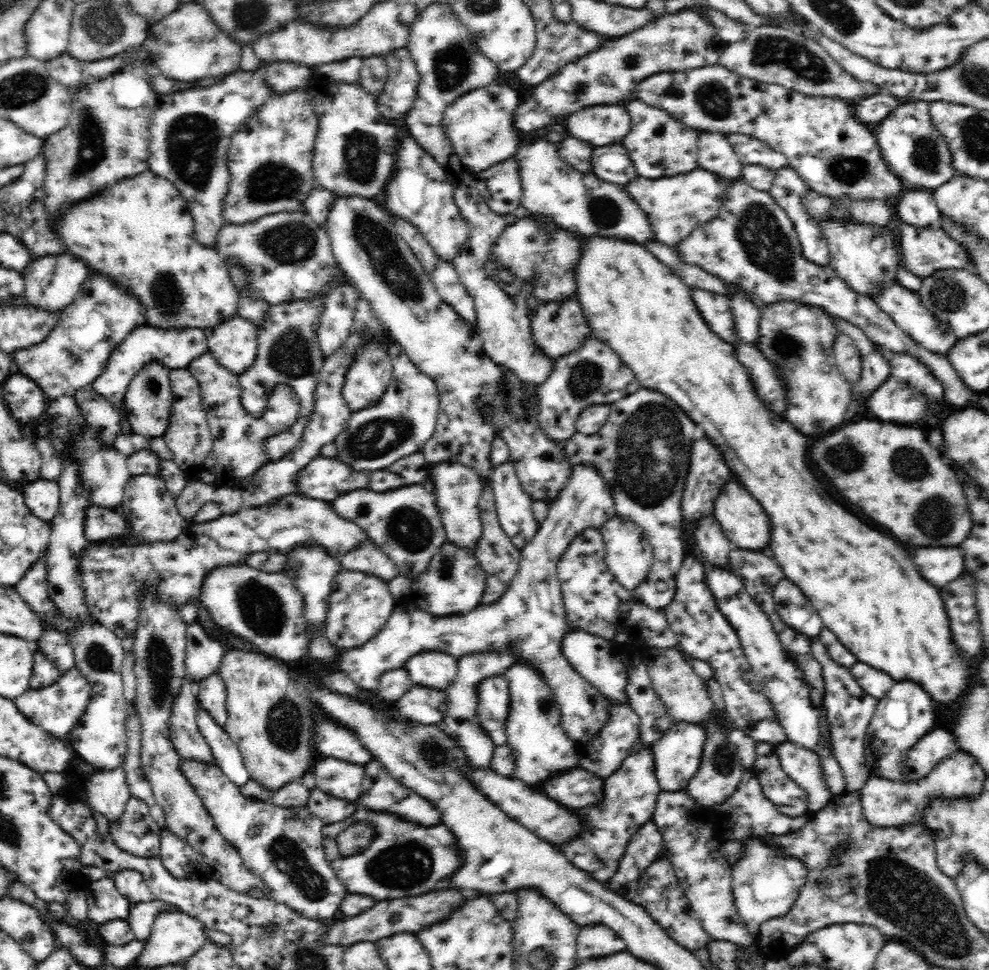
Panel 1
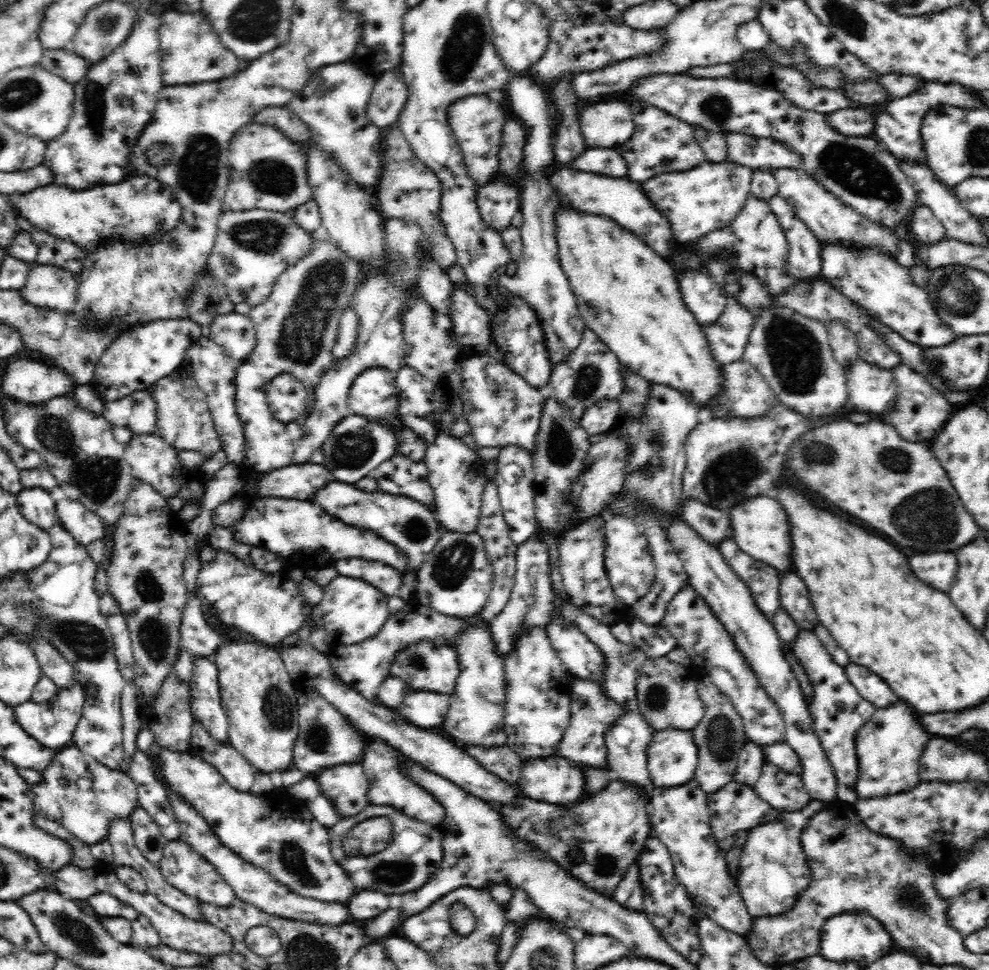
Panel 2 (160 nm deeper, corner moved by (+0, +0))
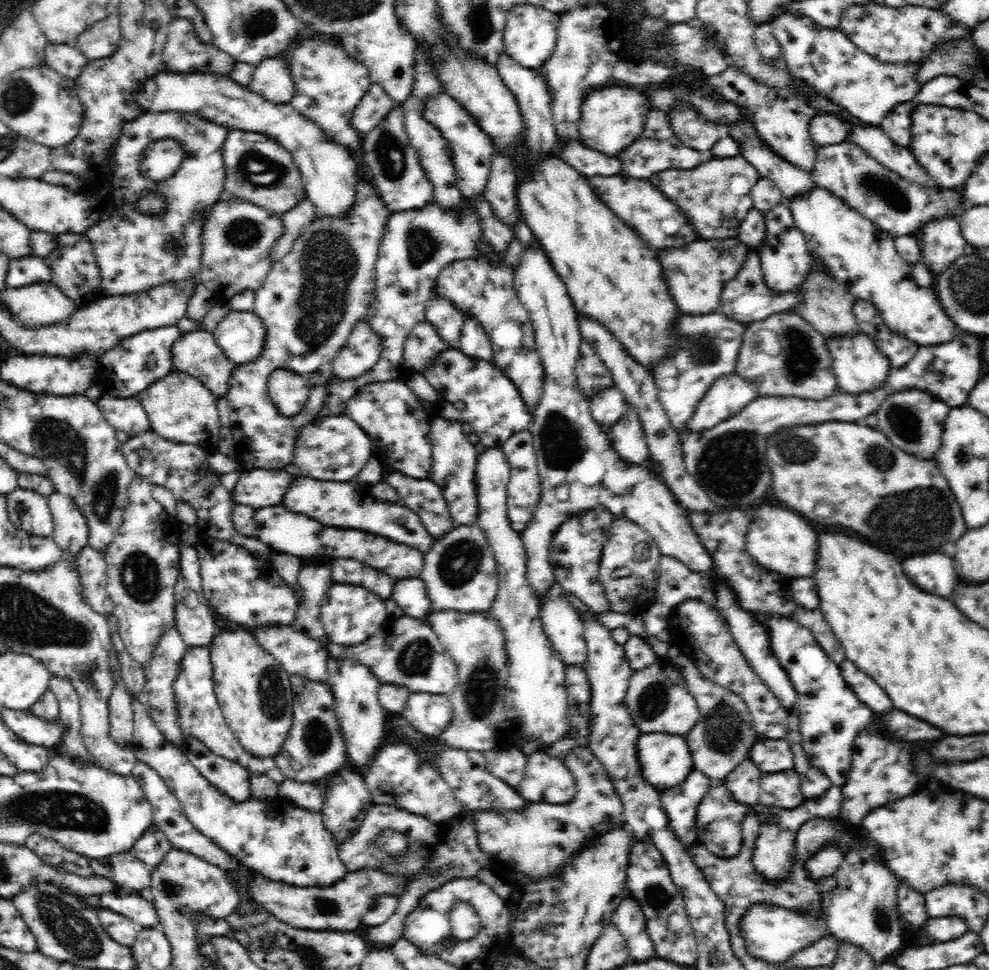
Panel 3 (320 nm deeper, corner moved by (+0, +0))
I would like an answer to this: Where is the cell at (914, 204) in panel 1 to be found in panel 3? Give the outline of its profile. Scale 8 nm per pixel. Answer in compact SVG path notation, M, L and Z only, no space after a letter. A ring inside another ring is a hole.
M954 218L927 222L920 234L921 262L934 275L942 274L959 256L970 255L971 246L962 237L961 227Z

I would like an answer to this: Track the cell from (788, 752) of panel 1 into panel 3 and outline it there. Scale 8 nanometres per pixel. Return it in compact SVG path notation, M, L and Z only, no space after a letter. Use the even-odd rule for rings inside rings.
M761 738L750 749L749 759L763 773L782 772L794 768L794 755L790 743L785 738Z

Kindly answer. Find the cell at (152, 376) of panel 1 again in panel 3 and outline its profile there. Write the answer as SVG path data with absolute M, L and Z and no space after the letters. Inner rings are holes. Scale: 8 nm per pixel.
M103 396L97 405L104 418L116 429L127 432L130 437L141 435L151 430L150 419L138 399L114 398Z

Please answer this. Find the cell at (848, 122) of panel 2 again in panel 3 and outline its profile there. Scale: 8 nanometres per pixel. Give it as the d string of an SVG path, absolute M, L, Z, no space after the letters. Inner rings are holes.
M817 114L808 122L808 132L814 144L820 146L833 145L846 140L848 123L844 119L832 115Z

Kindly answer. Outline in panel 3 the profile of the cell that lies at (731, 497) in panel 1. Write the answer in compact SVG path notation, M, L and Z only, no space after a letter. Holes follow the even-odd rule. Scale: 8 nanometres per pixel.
M780 504L762 505L754 512L745 541L747 553L771 571L794 579L814 574L818 562L818 534L806 520Z

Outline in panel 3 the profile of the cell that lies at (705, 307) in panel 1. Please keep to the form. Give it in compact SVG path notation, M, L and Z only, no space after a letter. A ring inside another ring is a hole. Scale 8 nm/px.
M737 237L709 239L692 242L679 248L656 249L662 262L662 278L668 285L679 311L684 314L710 314L718 312L722 290L726 282L734 278L746 258L748 249Z

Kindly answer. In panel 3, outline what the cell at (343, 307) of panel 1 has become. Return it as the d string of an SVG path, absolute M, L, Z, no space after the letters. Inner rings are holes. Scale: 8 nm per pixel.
M365 321L357 322L346 346L338 351L331 364L332 376L342 380L366 374L380 360L383 338Z

